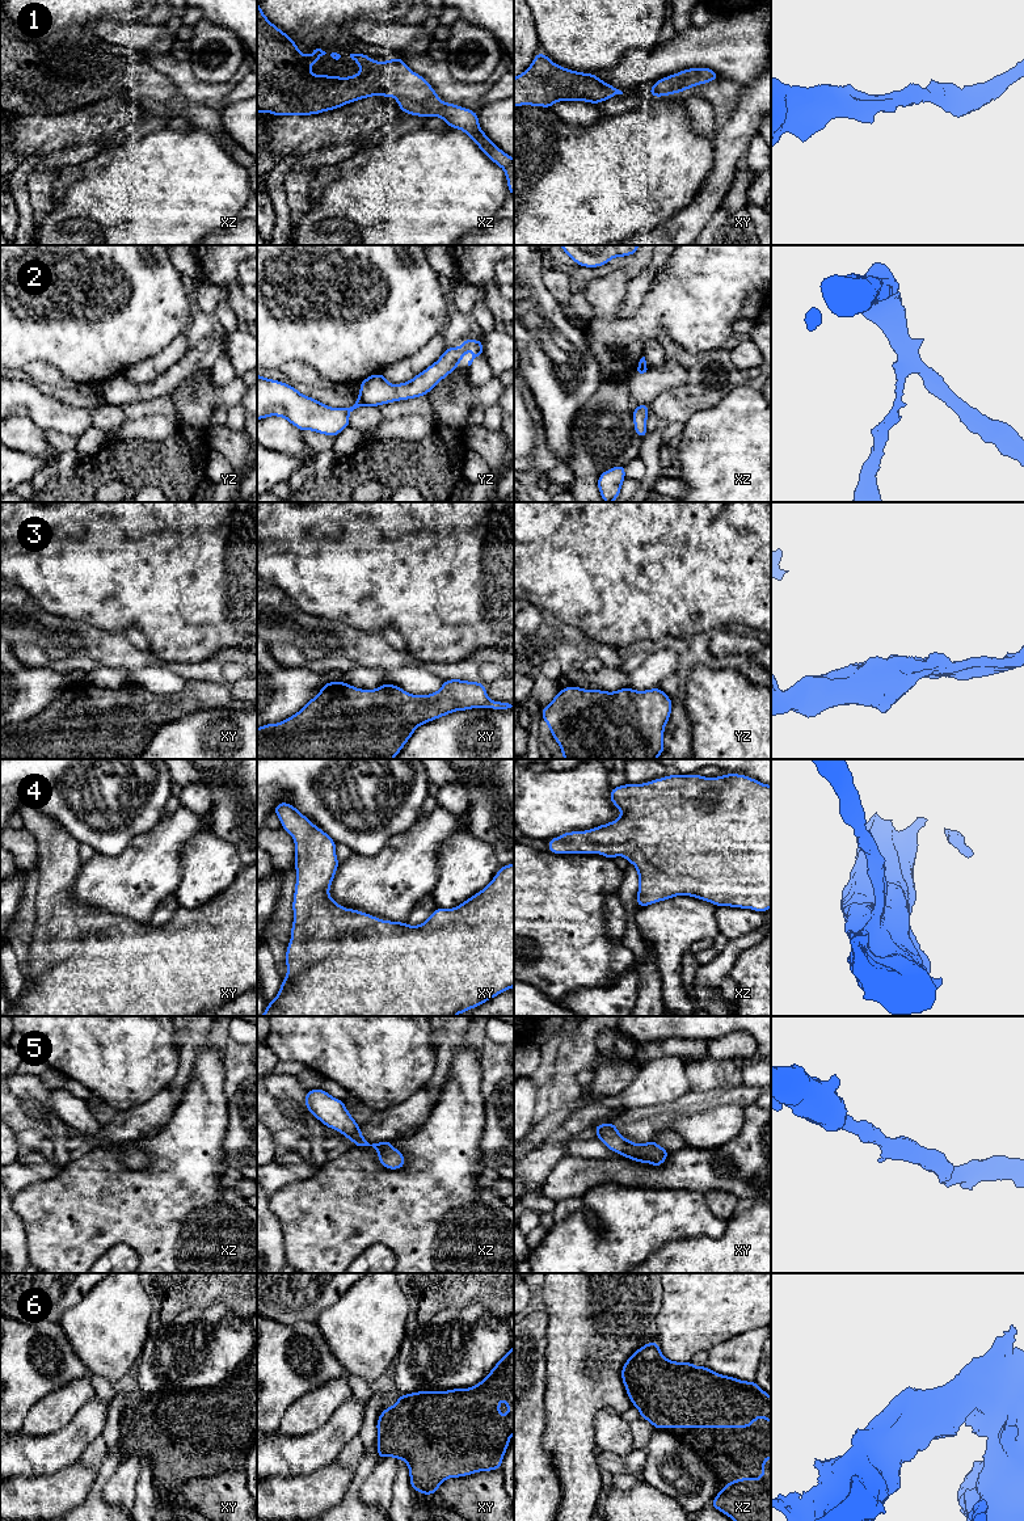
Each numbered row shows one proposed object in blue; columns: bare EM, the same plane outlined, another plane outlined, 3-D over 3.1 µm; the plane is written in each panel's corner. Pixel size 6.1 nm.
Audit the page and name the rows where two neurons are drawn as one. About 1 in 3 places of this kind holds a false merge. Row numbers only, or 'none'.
6

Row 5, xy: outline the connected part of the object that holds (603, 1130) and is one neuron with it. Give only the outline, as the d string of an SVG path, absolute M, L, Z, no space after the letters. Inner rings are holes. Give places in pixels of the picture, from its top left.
M604 1122L593 1128L597 1132L597 1138L603 1142L610 1151L618 1153L624 1158L631 1158L633 1162L650 1163L653 1167L660 1167L666 1162L670 1154L665 1147L661 1147L656 1139L646 1143L635 1143L624 1138L615 1124Z

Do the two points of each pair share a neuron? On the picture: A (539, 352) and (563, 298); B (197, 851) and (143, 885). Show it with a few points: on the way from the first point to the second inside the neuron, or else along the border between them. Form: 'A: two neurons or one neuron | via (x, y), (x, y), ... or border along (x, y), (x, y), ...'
A: two neurons | border along (543, 278), (544, 286), (569, 319)
B: two neurons | border along (198, 835), (186, 845), (181, 880), (173, 892)

